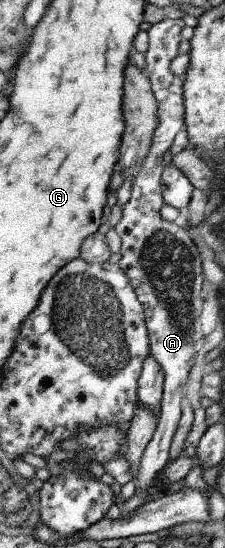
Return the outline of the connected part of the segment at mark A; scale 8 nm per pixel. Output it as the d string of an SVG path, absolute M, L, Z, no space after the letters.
M163 19L151 24L146 31L148 46L144 53L145 73L147 73L156 101L157 127L153 130L149 153L139 173L133 179L129 199L121 210L121 218L113 227L120 239L118 253L121 257L116 264L121 271L124 271L137 301L141 304L148 335L149 355L157 361L163 373L162 396L156 428L141 454L137 477L132 480L134 493L125 500L125 503L119 505L121 519L131 515L139 505L143 505L148 500L145 491L153 483L153 475L159 473L167 463L169 443L175 433L184 404L184 384L197 348L204 337L200 313L203 303L202 260L205 256L197 252L185 229L162 219L159 215L159 209L164 205L160 192L160 175L168 157L168 149L173 143L173 137L181 129L184 119L183 91L181 91L184 75L173 75L169 69L169 63L179 49L183 26L183 21Z

